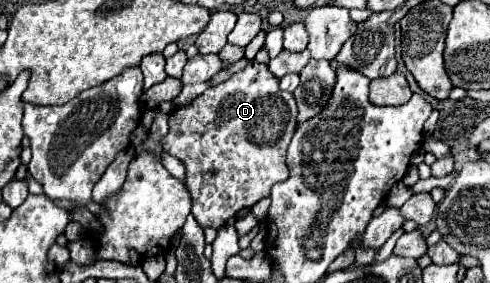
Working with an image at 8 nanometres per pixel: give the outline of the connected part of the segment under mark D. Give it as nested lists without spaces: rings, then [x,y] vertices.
[[[248,63],[242,71],[234,73],[226,81],[206,89],[190,105],[178,107],[170,113],[170,131],[160,141],[162,149],[186,167],[186,189],[192,199],[192,215],[202,229],[222,227],[244,207],[252,207],[260,199],[270,195],[272,185],[288,179],[286,149],[296,131],[296,101],[292,93],[278,87],[278,79],[272,77],[266,63]]]

